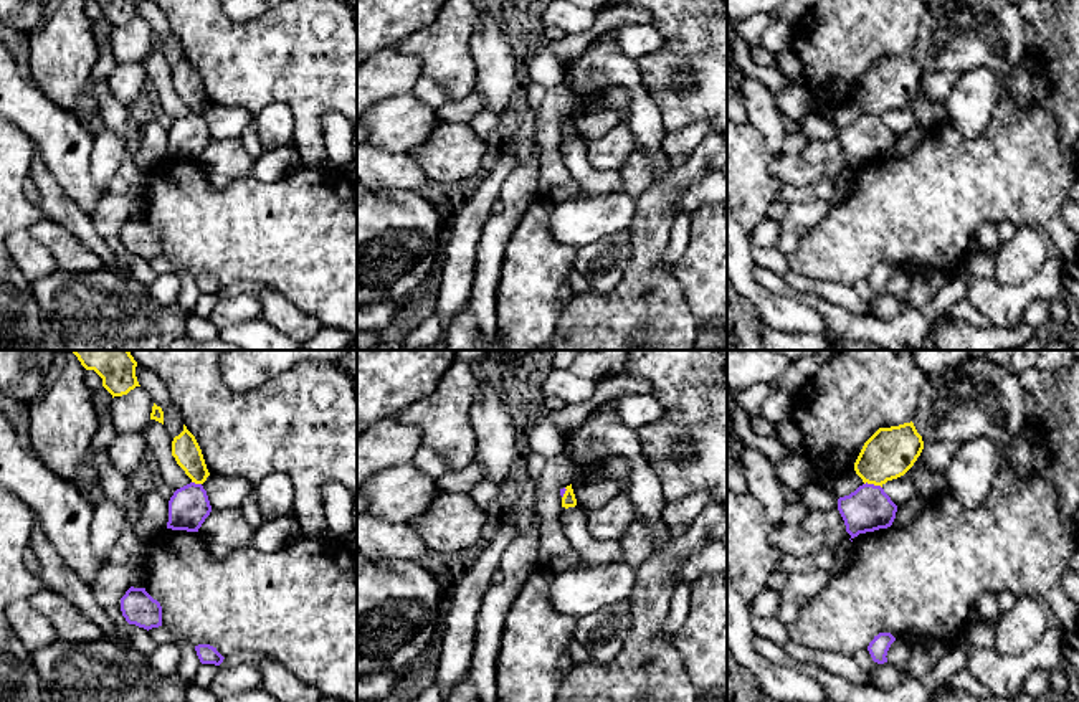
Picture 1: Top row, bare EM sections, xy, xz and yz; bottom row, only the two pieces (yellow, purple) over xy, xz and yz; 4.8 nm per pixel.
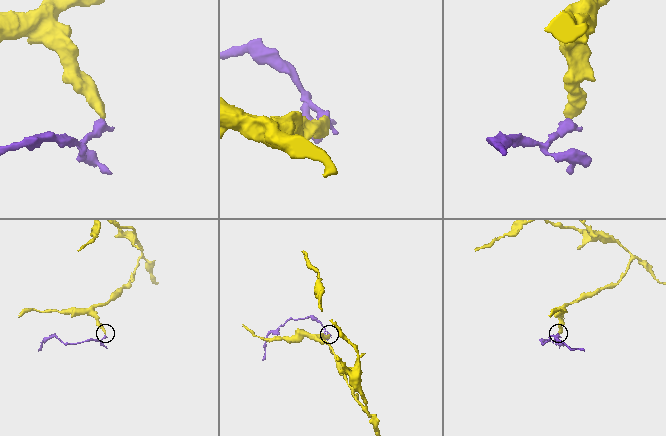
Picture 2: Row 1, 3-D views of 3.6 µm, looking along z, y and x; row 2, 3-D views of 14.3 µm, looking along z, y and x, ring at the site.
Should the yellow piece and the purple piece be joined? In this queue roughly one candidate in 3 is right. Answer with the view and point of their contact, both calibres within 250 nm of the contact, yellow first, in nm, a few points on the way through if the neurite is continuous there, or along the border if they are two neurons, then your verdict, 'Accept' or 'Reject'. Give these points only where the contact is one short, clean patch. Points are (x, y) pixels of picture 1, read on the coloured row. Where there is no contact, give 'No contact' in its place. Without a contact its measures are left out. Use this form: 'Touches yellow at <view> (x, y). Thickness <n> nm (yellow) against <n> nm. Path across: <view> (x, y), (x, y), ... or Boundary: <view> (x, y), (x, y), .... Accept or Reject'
Touches yellow at yz (873, 483). Thickness 240 nm (yellow) against 220 nm. Boundary: yz (865, 483), (881, 488). Reject

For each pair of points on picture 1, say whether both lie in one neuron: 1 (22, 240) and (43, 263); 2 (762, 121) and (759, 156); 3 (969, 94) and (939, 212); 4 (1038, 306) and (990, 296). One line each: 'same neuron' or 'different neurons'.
1: same neuron
2: different neurons
3: different neurons
4: different neurons

